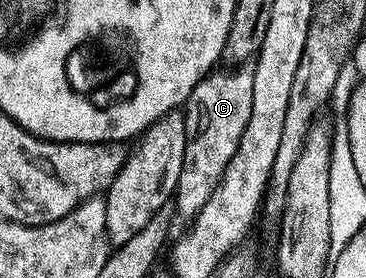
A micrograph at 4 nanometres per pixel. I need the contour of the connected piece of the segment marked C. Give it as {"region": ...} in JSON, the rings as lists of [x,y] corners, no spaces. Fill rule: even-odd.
{"region":[[[244,63],[226,70],[228,73],[212,71],[202,77],[187,96],[185,106],[185,164],[181,167],[181,179],[175,188],[173,209],[186,219],[193,219],[209,203],[209,195],[217,187],[225,167],[229,167],[229,159],[233,159],[233,151],[237,151],[237,143],[241,143],[241,135],[245,135],[245,126],[249,124],[249,111],[253,111],[253,68]]]}

